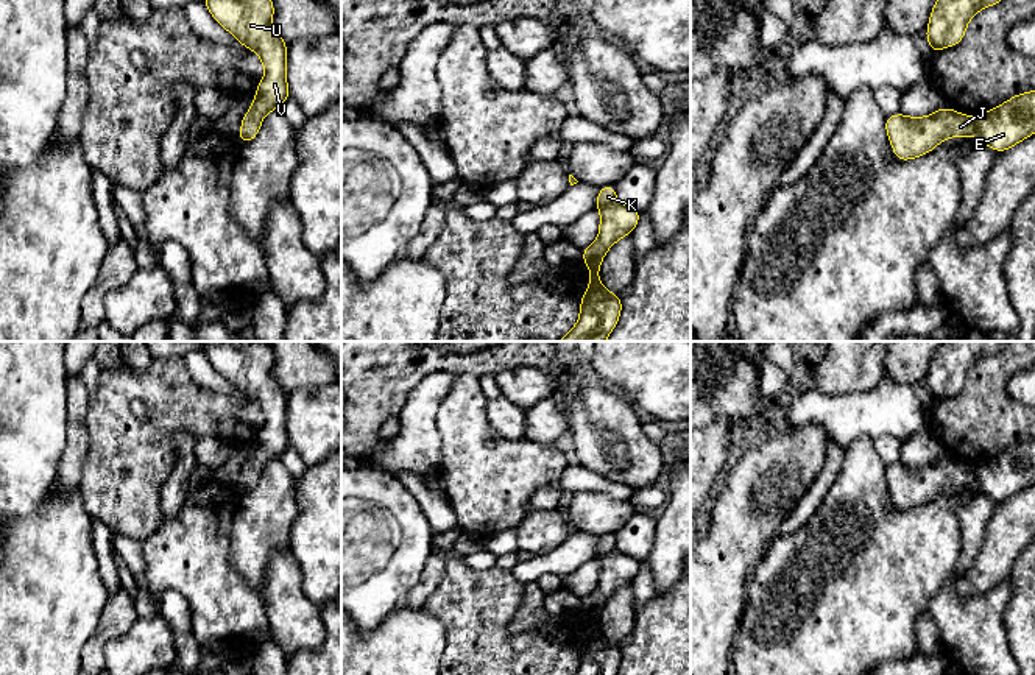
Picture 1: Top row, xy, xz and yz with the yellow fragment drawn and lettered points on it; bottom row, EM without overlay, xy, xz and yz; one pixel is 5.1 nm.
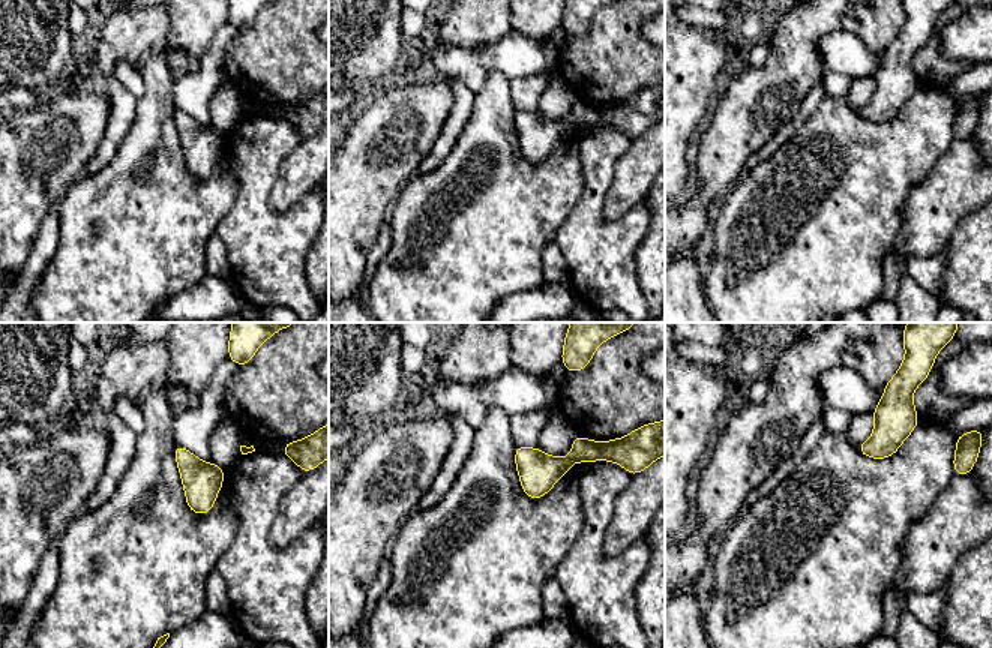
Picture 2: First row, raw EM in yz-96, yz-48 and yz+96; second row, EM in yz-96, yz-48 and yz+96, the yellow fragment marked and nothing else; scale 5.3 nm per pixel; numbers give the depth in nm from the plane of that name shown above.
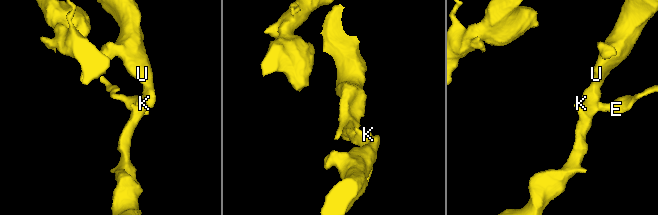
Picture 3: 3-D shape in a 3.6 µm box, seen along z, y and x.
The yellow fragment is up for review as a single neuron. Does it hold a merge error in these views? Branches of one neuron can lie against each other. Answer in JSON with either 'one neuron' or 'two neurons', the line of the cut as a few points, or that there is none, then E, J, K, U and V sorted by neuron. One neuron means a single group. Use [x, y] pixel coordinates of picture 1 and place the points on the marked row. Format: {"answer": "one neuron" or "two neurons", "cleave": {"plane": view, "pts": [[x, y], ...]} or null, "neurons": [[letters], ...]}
{"answer": "one neuron", "cleave": null, "neurons": [["E", "J", "K", "U", "V"]]}

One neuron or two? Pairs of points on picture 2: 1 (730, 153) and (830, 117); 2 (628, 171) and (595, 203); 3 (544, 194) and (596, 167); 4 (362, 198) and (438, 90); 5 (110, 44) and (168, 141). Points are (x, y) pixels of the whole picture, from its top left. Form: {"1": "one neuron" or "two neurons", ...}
{"1": "two neurons", "2": "two neurons", "3": "two neurons", "4": "one neuron", "5": "two neurons"}

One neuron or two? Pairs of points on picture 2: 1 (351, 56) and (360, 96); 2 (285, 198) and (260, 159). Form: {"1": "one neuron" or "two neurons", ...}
{"1": "two neurons", "2": "two neurons"}

